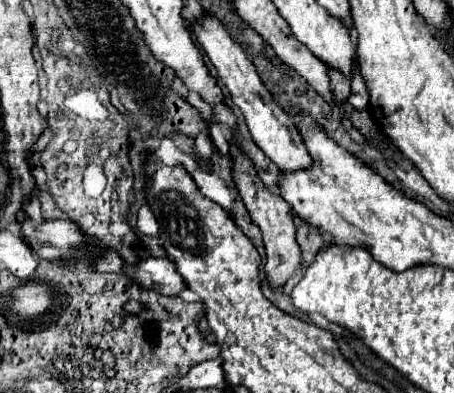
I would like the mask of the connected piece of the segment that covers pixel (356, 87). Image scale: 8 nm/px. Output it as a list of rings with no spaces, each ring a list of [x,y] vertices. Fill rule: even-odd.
[[[355,71],[353,75],[353,83],[351,83],[351,95],[349,95],[349,103],[357,109],[365,109],[367,107],[367,101],[369,101],[369,95],[367,95],[367,87],[365,87],[365,81],[361,77],[359,71]]]

